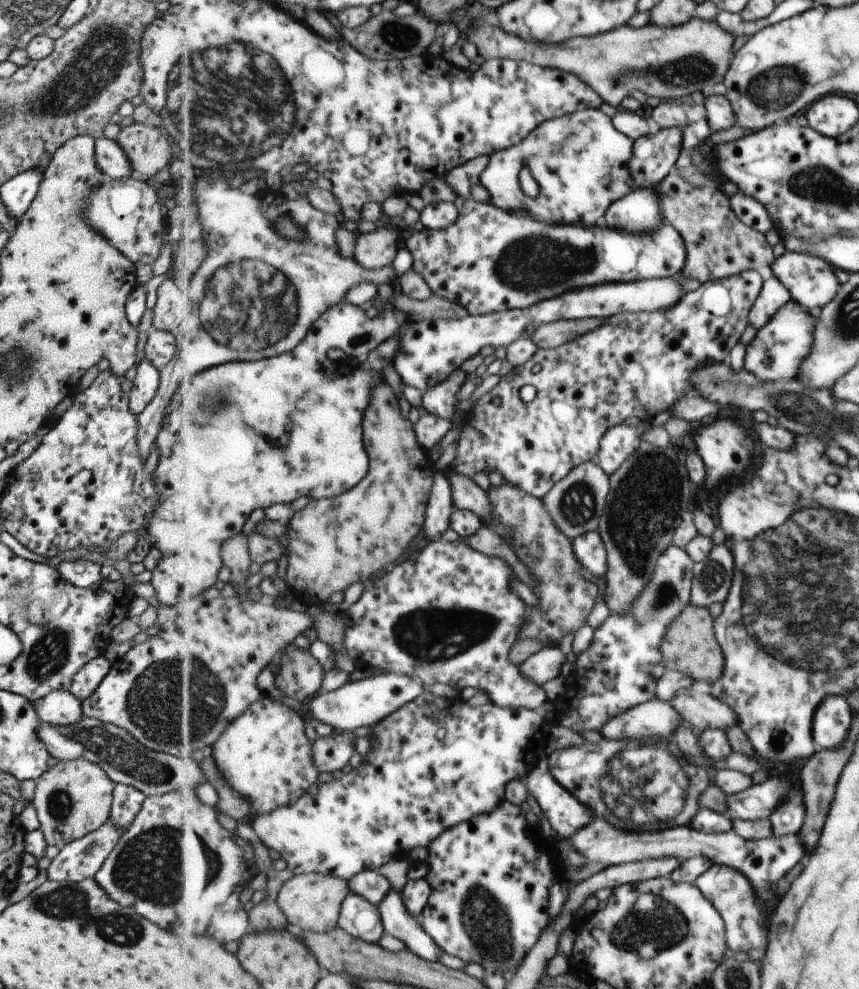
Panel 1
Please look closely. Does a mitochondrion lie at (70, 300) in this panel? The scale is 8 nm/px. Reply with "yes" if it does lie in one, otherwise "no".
no

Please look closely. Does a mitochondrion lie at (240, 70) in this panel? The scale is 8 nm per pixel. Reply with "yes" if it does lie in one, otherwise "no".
yes

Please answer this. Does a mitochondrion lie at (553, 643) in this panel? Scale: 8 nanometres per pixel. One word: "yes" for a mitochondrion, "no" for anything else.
no

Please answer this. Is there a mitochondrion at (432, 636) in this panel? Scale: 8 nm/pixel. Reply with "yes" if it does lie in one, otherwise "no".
yes

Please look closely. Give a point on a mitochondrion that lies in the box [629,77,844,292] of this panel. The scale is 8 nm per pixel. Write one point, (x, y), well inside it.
(813, 188)

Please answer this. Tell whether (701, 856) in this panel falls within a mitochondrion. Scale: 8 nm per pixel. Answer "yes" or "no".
no

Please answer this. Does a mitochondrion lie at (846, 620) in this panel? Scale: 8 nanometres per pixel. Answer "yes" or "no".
yes

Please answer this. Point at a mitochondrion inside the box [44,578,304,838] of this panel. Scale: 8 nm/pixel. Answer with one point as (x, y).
(173, 702)

